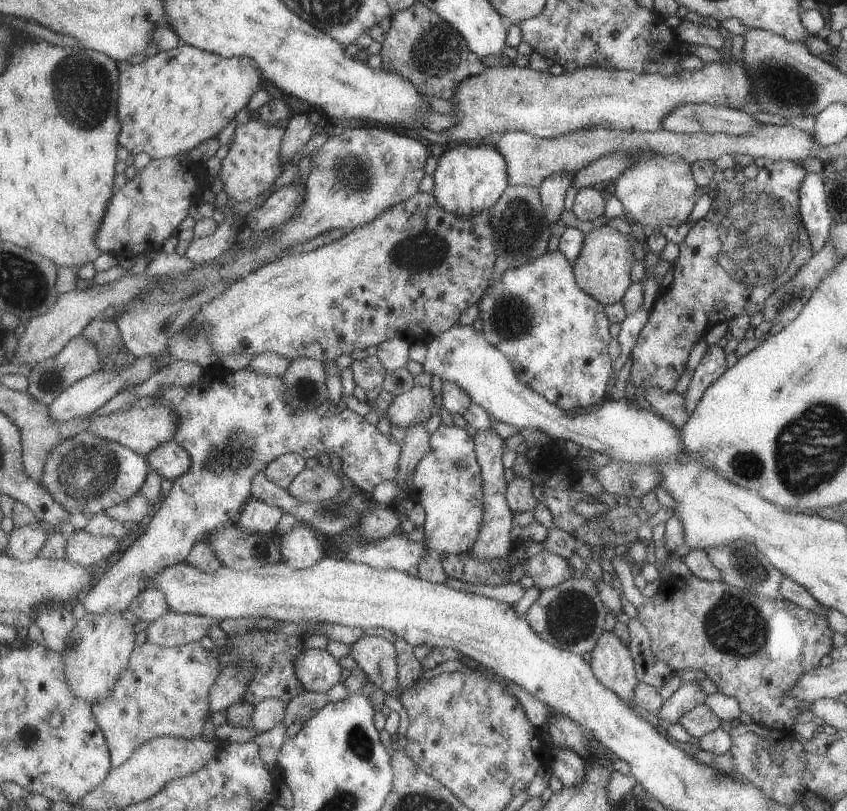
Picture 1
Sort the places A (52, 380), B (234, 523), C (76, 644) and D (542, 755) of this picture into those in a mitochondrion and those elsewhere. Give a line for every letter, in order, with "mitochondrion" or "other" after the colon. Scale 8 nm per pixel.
A: mitochondrion
B: other
C: mitochondrion
D: other

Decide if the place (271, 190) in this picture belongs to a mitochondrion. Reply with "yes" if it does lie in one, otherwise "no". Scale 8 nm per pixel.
no

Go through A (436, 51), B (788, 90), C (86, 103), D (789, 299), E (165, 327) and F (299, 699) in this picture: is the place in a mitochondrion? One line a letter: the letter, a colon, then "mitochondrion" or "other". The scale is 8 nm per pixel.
A: mitochondrion
B: mitochondrion
C: mitochondrion
D: mitochondrion
E: other
F: other

